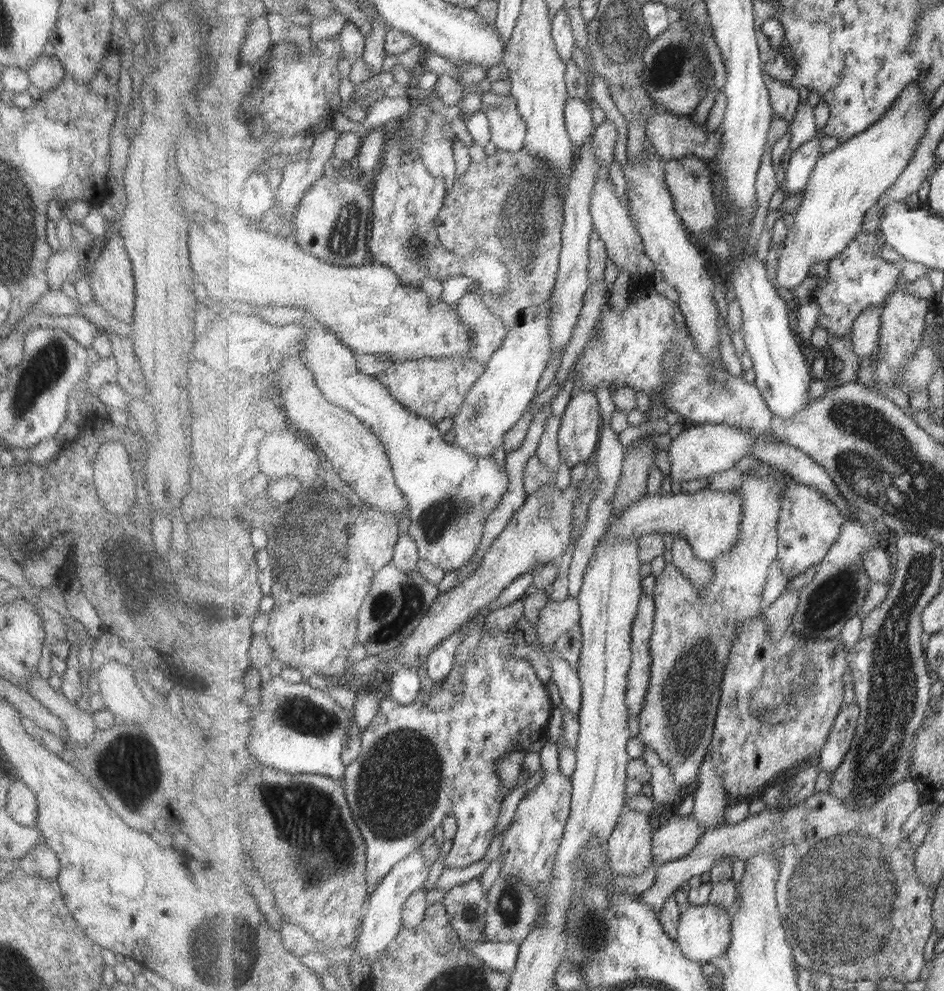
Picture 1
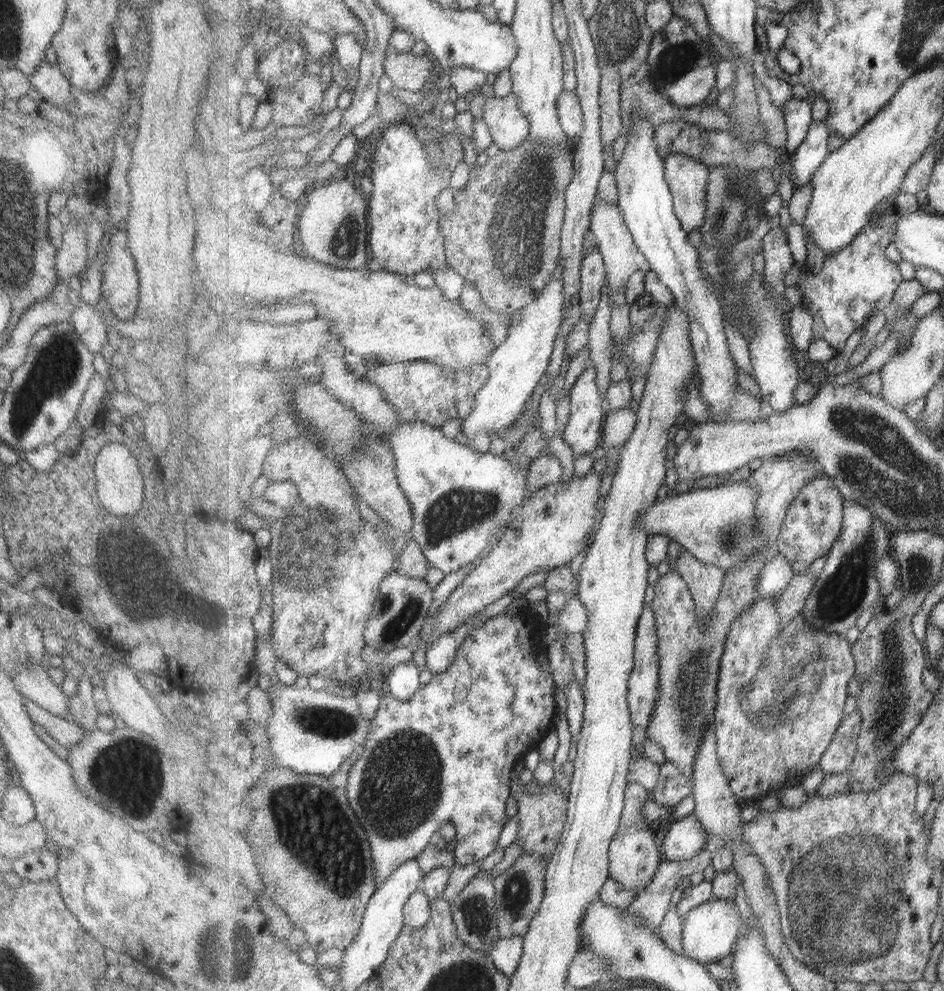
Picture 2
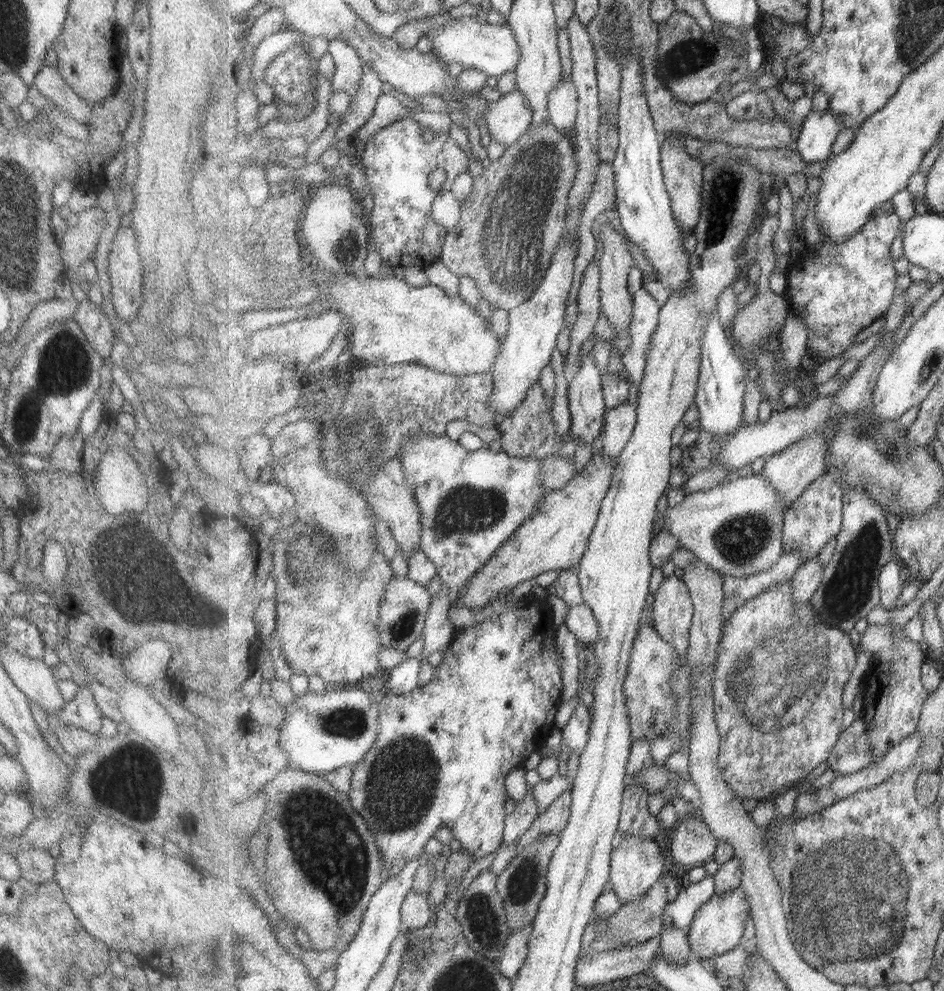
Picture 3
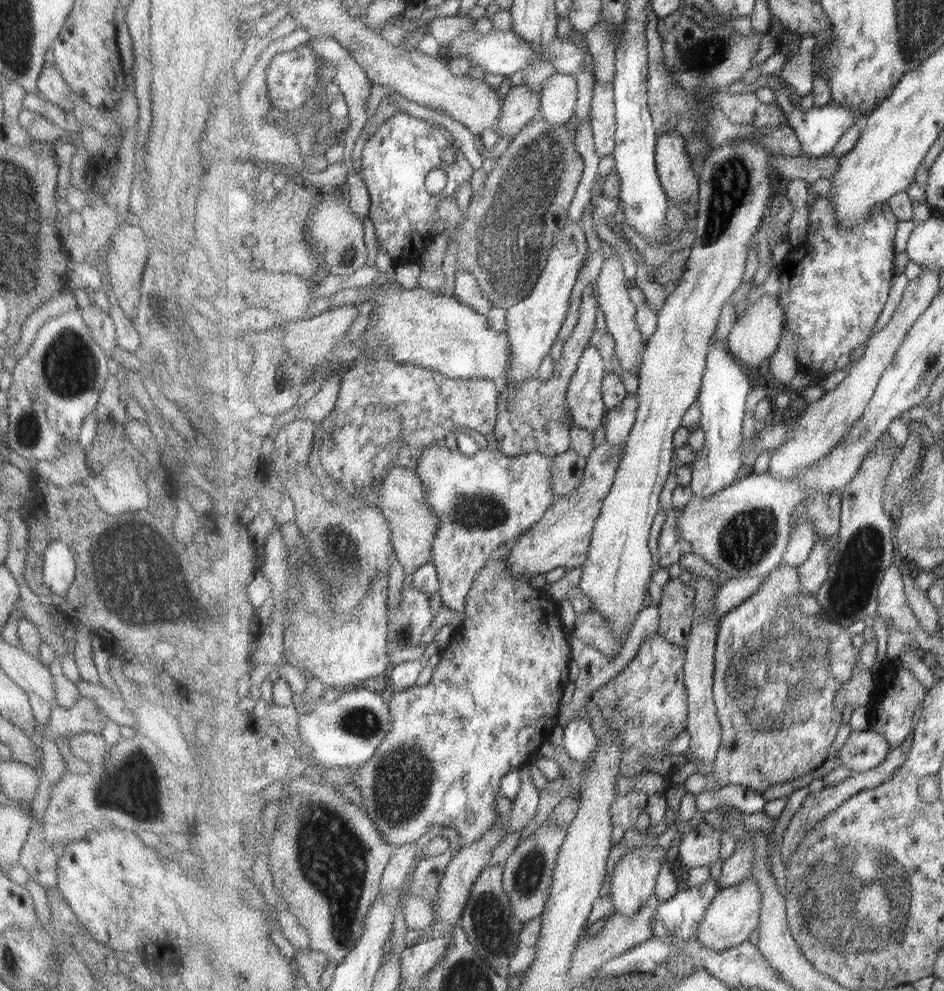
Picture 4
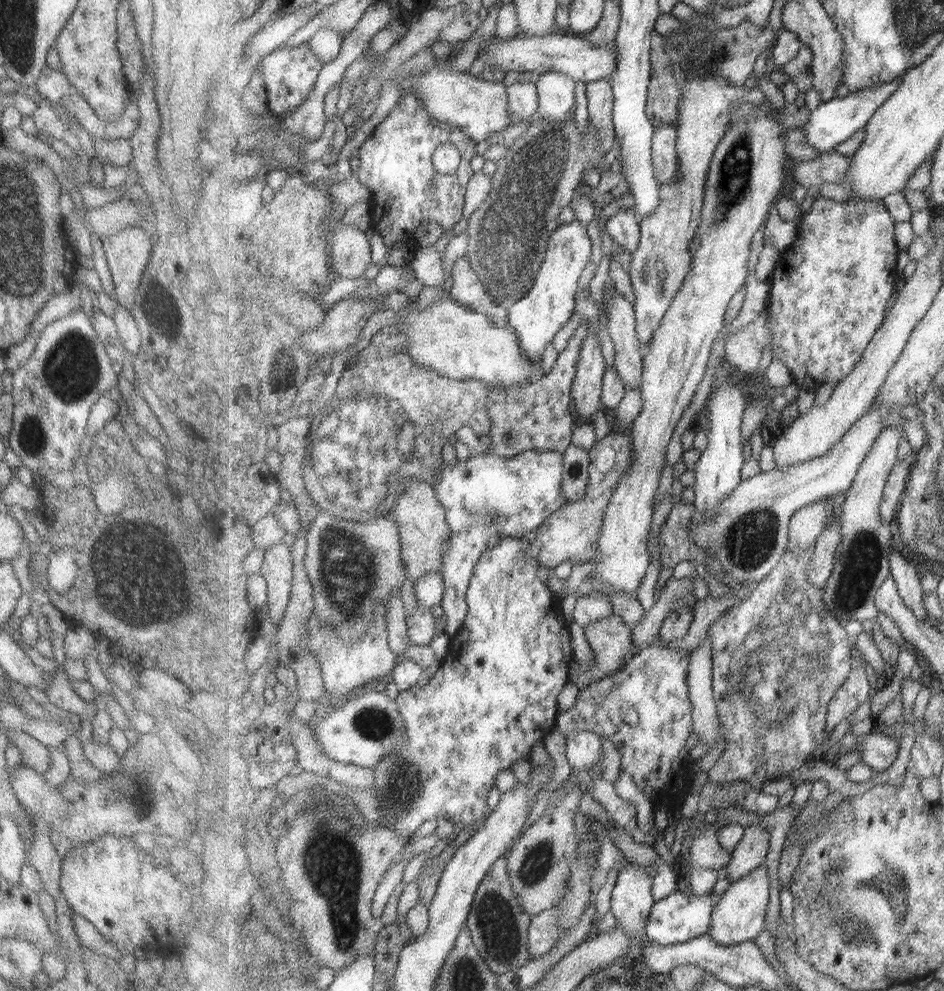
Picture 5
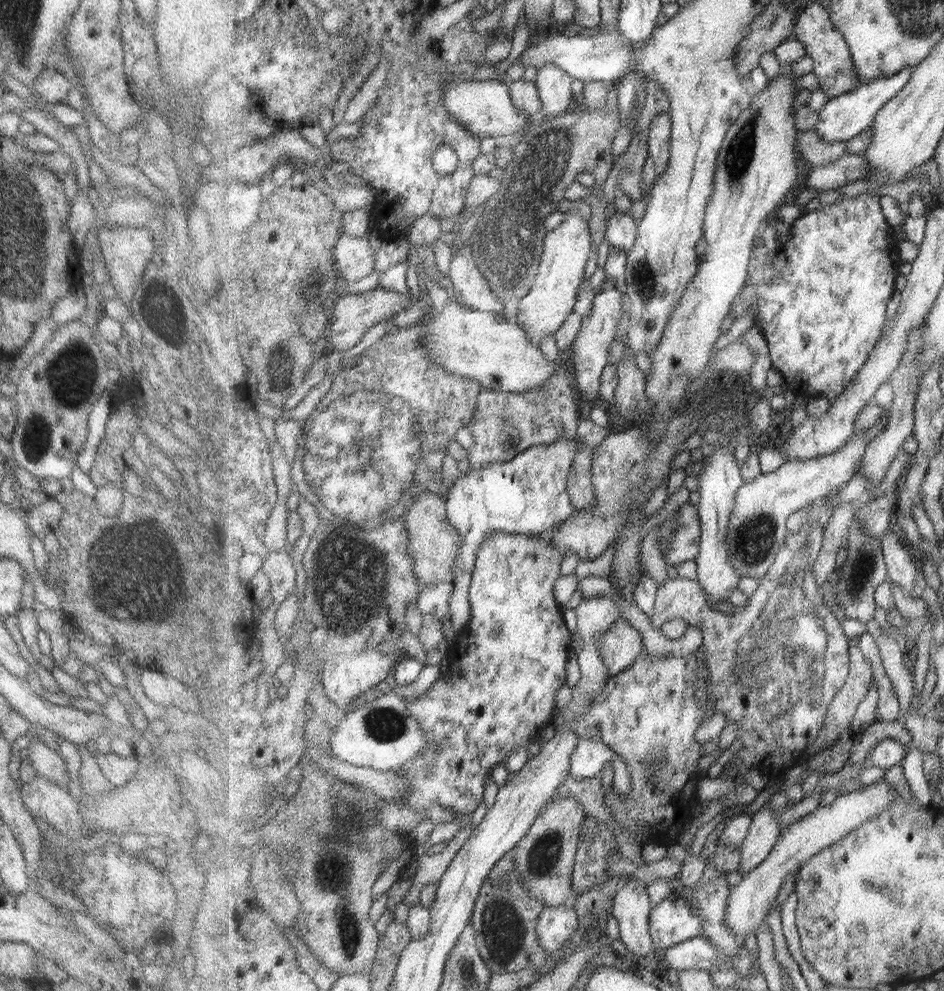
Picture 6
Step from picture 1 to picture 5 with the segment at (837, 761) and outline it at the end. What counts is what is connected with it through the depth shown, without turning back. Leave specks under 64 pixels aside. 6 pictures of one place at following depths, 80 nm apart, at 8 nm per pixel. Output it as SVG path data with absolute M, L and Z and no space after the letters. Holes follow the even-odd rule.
M884 734L858 738L855 749L861 754L861 764L865 764L875 772L889 770L899 756L899 742L893 736Z

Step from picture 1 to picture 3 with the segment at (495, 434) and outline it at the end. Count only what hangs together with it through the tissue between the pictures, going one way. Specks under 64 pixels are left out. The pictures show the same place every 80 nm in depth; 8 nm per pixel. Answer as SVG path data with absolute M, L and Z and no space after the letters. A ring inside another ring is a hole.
M573 231L564 232L560 246L554 252L551 268L545 274L545 280L537 288L533 298L508 312L510 327L507 336L502 339L501 352L492 370L494 391L492 400L489 401L492 416L496 417L497 414L500 416L498 425L504 422L506 416L511 416L513 412L519 410L525 395L535 383L538 383L543 366L551 362L553 350L557 346L557 336L565 327L567 298L573 286L575 260L579 256L579 242L576 240L577 235Z

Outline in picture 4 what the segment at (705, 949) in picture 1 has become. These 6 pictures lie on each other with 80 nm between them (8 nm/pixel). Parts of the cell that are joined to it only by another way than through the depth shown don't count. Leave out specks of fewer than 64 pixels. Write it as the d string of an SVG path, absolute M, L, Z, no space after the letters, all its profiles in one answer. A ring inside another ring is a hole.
M745 880L737 886L731 886L719 890L719 895L707 909L705 920L701 923L699 932L695 938L707 948L713 950L727 950L745 942L749 936L760 928L763 898L761 888L755 880Z

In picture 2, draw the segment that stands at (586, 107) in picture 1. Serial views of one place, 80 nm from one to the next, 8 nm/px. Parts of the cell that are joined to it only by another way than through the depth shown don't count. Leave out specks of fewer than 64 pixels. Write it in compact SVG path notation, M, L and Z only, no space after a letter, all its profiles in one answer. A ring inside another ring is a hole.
M563 91L557 101L557 112L564 131L574 141L577 140L584 129L584 112L580 96L576 92Z

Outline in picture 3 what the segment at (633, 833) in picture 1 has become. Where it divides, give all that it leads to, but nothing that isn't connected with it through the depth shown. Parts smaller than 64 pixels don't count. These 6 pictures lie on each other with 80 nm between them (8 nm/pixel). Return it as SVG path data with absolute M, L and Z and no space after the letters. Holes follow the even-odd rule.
M621 835L616 842L614 851L612 852L612 871L610 872L610 882L615 889L615 893L619 895L619 899L623 905L631 904L649 893L653 886L659 884L665 867L665 855L661 846L657 844L655 839L633 835Z

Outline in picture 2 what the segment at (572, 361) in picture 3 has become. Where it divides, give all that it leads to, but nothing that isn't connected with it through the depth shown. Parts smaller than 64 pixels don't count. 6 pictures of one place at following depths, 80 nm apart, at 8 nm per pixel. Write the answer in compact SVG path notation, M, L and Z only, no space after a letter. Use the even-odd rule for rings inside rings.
M596 244L596 248L585 257L583 270L581 270L581 312L595 316L602 300L606 279L605 258Z

